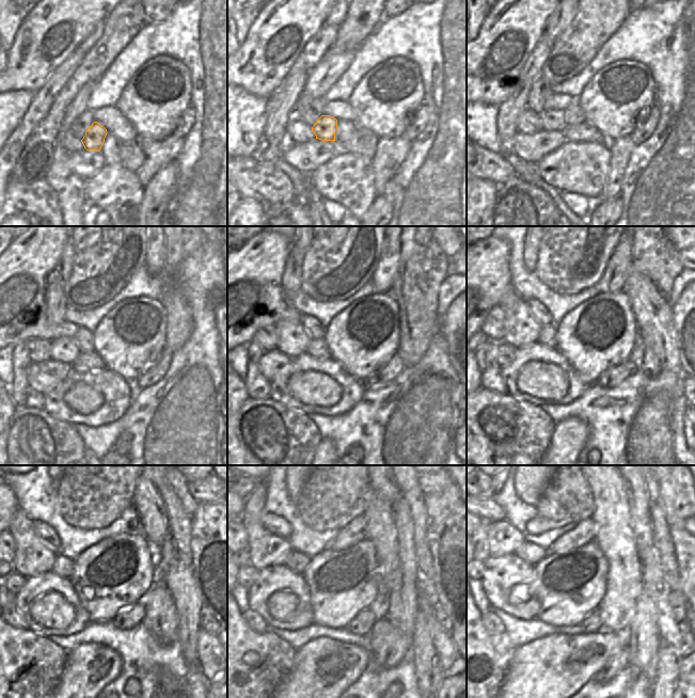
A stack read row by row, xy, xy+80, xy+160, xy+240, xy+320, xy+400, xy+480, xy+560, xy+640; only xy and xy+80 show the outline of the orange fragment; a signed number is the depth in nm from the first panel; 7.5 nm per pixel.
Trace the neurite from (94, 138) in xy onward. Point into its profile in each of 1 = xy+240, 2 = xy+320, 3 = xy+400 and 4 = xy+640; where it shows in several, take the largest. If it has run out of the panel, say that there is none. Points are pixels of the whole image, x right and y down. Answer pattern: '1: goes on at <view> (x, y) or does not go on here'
1: goes on at xy+240 (65, 350)
2: goes on at xy+320 (293, 339)
3: goes on at xy+400 (520, 328)
4: goes on at xy+640 (503, 538)

